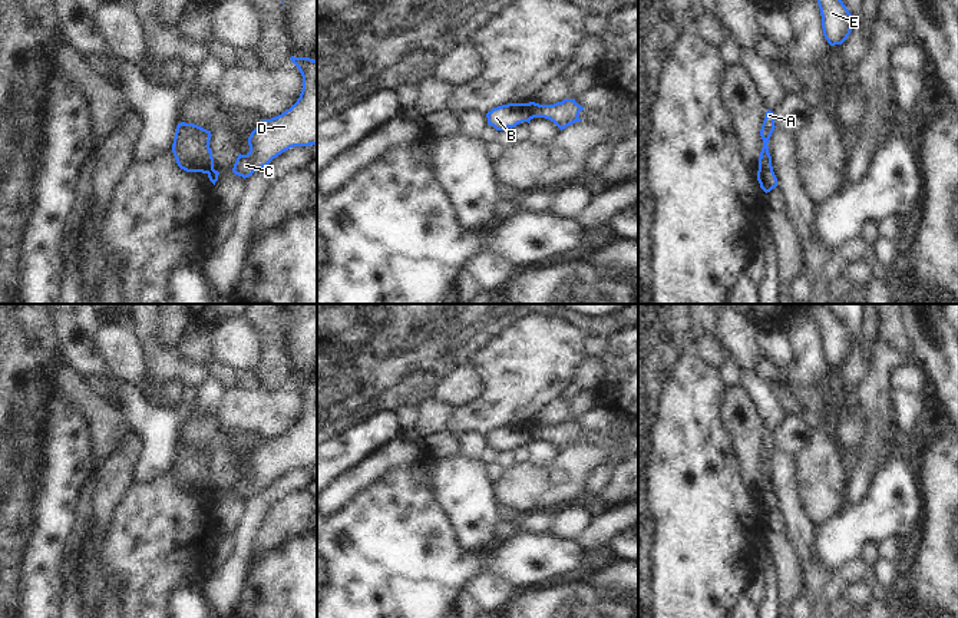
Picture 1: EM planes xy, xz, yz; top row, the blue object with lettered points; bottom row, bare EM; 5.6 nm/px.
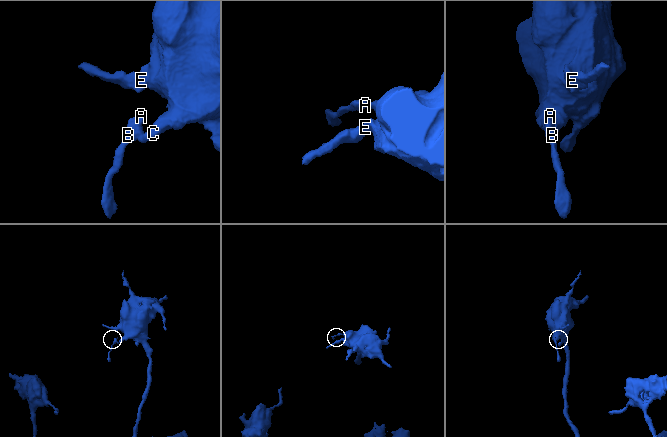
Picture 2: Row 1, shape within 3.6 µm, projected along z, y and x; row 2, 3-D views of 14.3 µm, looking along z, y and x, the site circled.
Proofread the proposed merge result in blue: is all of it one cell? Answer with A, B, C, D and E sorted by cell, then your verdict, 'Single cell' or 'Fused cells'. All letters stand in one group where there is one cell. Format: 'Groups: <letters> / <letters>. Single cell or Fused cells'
Groups: A B / C D E. Fused cells.

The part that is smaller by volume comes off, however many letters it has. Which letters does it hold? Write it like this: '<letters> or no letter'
A, B

